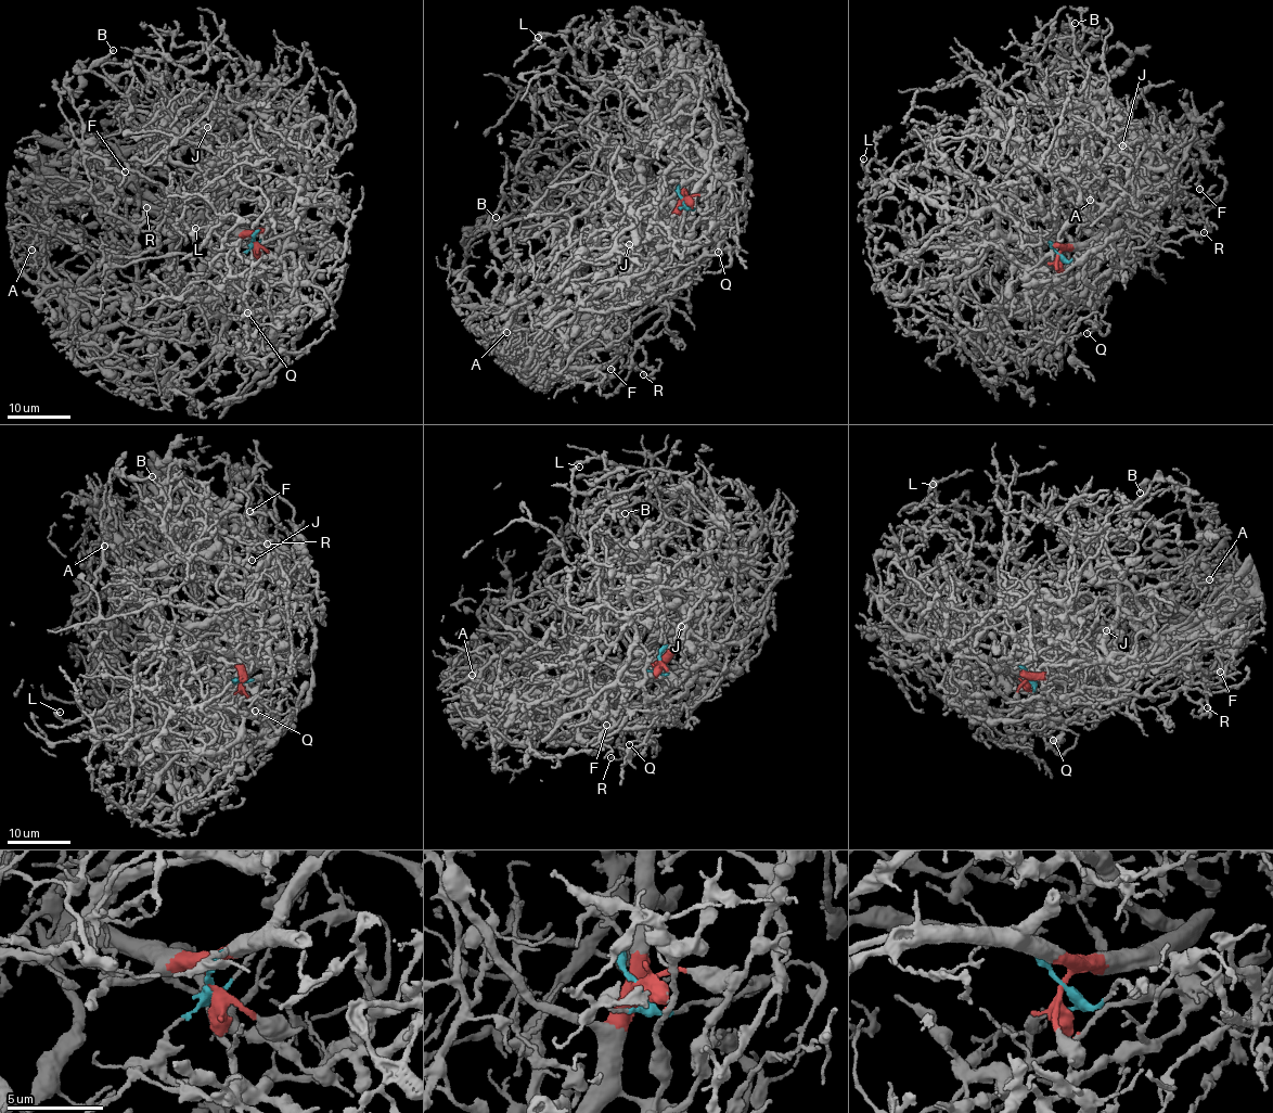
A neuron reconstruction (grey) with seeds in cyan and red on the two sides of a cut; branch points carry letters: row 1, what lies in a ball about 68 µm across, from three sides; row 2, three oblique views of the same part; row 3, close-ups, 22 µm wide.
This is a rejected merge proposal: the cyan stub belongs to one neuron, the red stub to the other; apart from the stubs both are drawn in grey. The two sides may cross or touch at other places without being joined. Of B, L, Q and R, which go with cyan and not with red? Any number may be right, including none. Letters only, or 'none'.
L, Q

